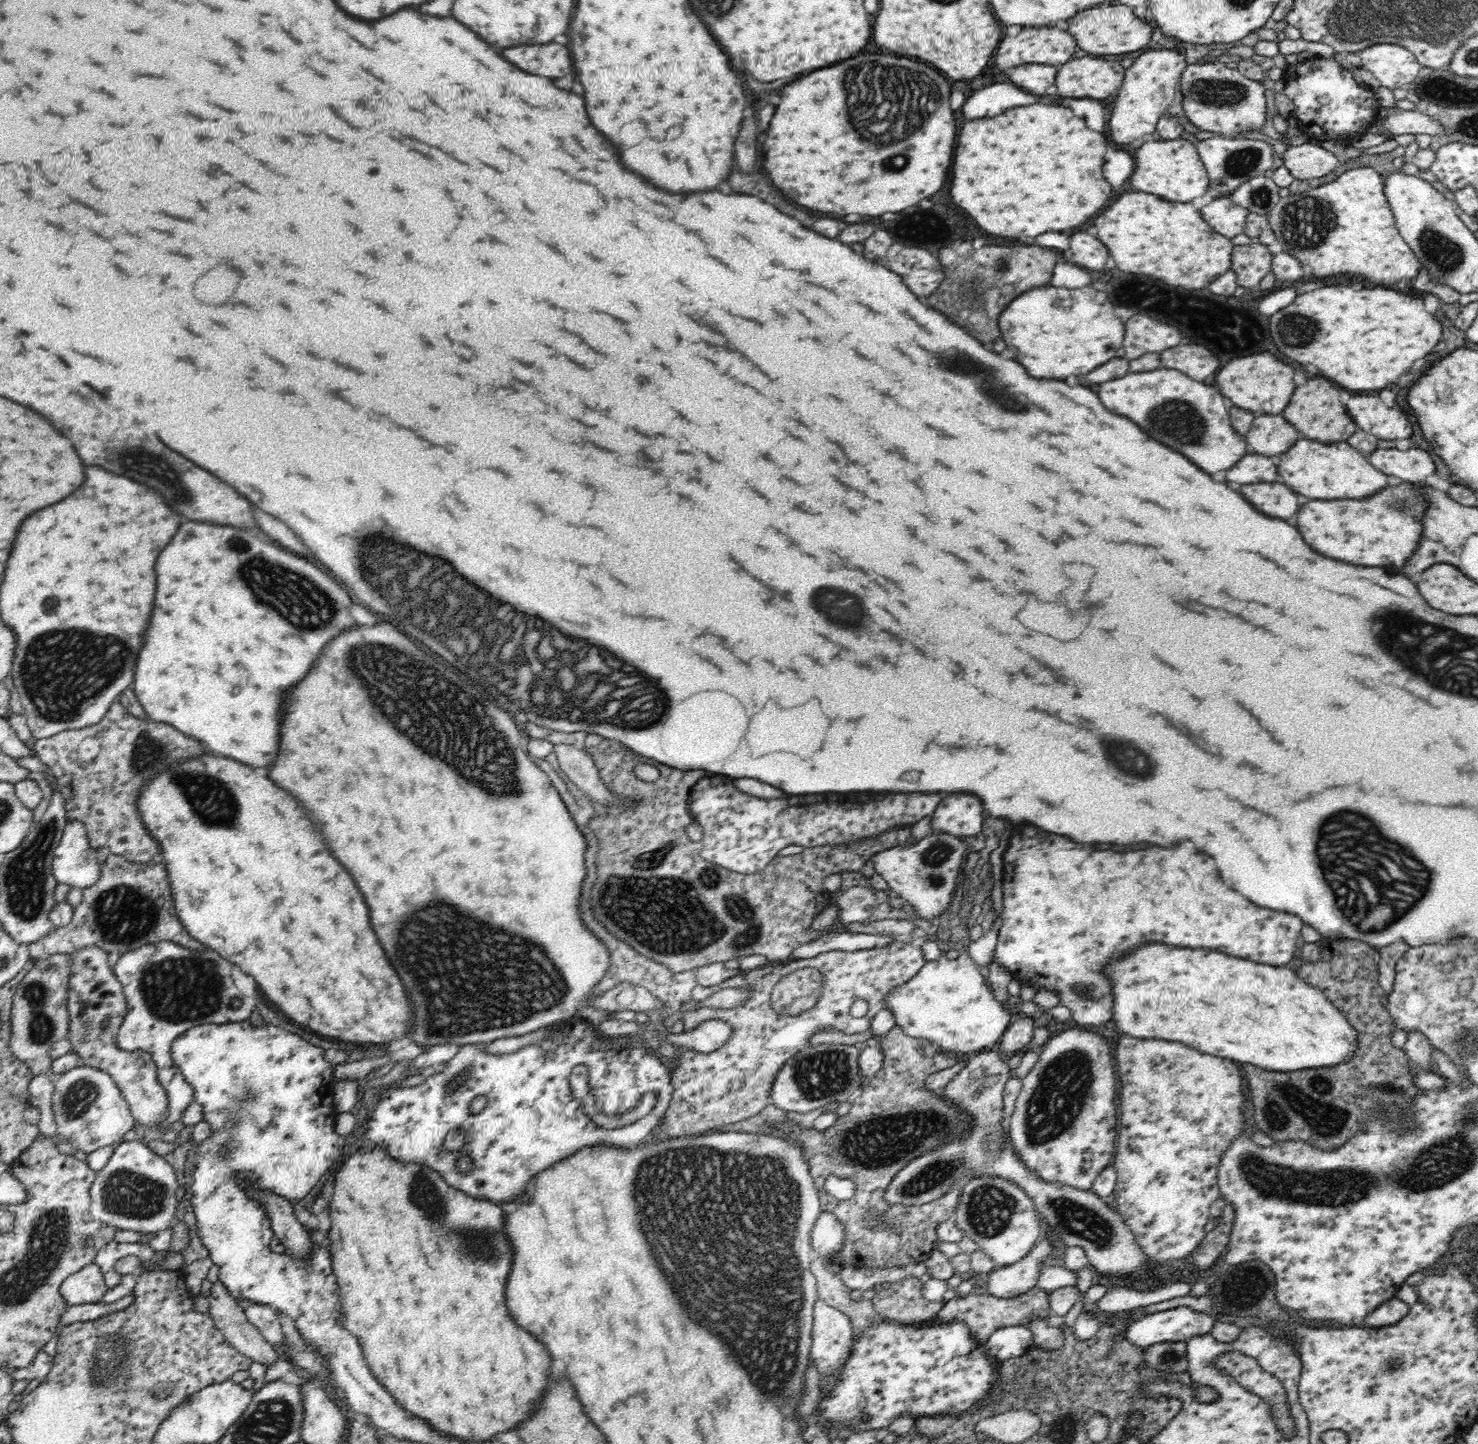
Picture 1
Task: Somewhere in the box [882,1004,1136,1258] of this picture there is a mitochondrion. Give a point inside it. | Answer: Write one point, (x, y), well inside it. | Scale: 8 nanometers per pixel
(1063, 1086)

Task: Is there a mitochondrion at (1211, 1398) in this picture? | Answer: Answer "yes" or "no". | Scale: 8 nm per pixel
no

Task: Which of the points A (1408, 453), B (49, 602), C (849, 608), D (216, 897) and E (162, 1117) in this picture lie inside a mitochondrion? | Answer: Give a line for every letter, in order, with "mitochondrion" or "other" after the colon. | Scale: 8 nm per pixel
A: other
B: mitochondrion
C: mitochondrion
D: other
E: other

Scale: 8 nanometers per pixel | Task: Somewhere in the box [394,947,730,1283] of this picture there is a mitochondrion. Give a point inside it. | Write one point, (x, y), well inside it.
(480, 1245)

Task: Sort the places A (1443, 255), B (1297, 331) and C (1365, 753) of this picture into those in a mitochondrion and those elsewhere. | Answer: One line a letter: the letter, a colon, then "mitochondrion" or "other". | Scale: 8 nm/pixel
A: mitochondrion
B: mitochondrion
C: other

